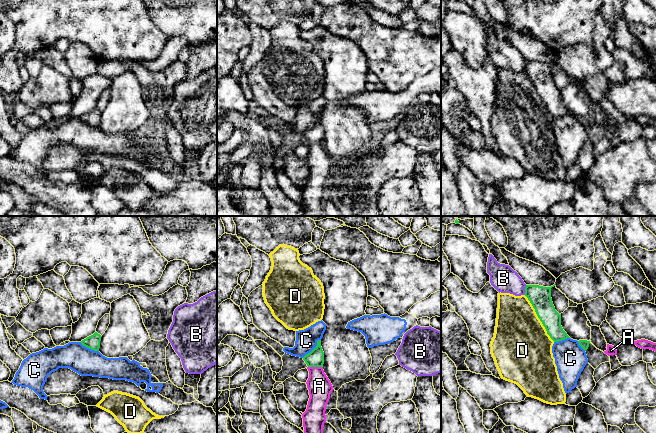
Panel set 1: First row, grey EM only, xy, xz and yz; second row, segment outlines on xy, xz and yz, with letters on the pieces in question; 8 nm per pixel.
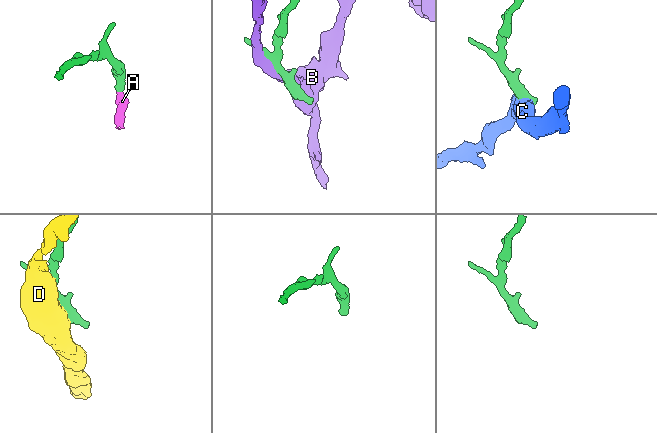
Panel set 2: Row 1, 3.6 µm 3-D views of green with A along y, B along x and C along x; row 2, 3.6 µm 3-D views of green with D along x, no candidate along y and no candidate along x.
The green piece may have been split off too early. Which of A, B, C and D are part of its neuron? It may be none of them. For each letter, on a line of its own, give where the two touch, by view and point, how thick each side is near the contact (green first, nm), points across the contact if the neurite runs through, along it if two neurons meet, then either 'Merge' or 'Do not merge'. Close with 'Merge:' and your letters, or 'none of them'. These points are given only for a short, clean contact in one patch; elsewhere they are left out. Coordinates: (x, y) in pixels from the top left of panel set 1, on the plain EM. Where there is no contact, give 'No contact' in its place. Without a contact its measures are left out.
A: Touches green at xz (315, 142). Thickness 140 nm (green) against 190 nm. Merge
B: Touches green at yz (525, 66). Thickness 180 nm (green) against 220 nm. Do not merge
C: Touches green at xz (313, 125). Thickness 140 nm (green) against 180 nm. Boundary: xz (320, 115), (302, 133). Do not merge
D: Touches green at yz (538, 93). Thickness 180 nm (green) against 440 nm. Do not merge
Merge: A

